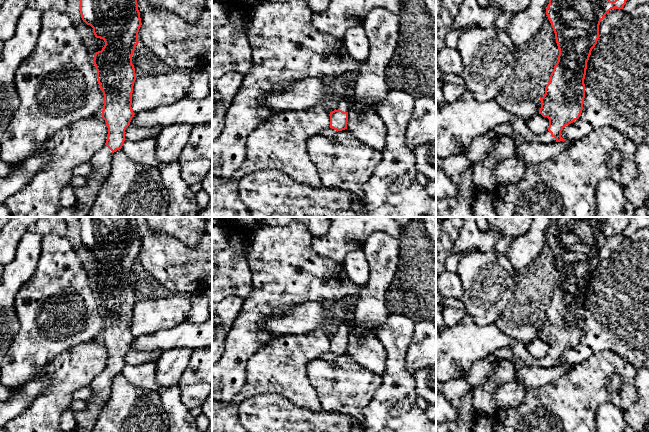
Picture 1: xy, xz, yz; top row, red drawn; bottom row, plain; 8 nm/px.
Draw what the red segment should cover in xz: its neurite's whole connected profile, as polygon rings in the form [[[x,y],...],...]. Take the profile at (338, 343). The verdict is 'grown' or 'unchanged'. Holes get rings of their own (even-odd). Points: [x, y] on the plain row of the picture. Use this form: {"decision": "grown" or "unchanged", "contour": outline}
{"decision": "grown", "contour": [[[347,319],[341,324],[338,324],[338,331],[336,334],[330,336],[330,351],[323,354],[320,359],[332,360],[338,355],[347,353],[348,336],[353,328],[353,320]]]}

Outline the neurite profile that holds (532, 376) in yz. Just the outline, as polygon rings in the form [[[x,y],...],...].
[[[570,364],[549,368],[518,365],[515,379],[522,381],[528,389],[539,388],[557,381],[564,374],[570,372],[572,368],[573,365]]]

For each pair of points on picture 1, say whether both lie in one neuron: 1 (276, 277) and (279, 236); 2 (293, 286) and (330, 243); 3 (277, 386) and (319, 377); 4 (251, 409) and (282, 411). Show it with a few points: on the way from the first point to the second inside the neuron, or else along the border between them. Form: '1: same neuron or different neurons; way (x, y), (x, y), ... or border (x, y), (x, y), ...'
1: same neuron; way (277, 267), (279, 246)
2: different neurons; border (311, 238), (311, 247), (317, 253), (341, 264)
3: different neurons; border (315, 358), (307, 364), (306, 375), (319, 400)
4: same neuron; way (259, 411), (274, 411)

